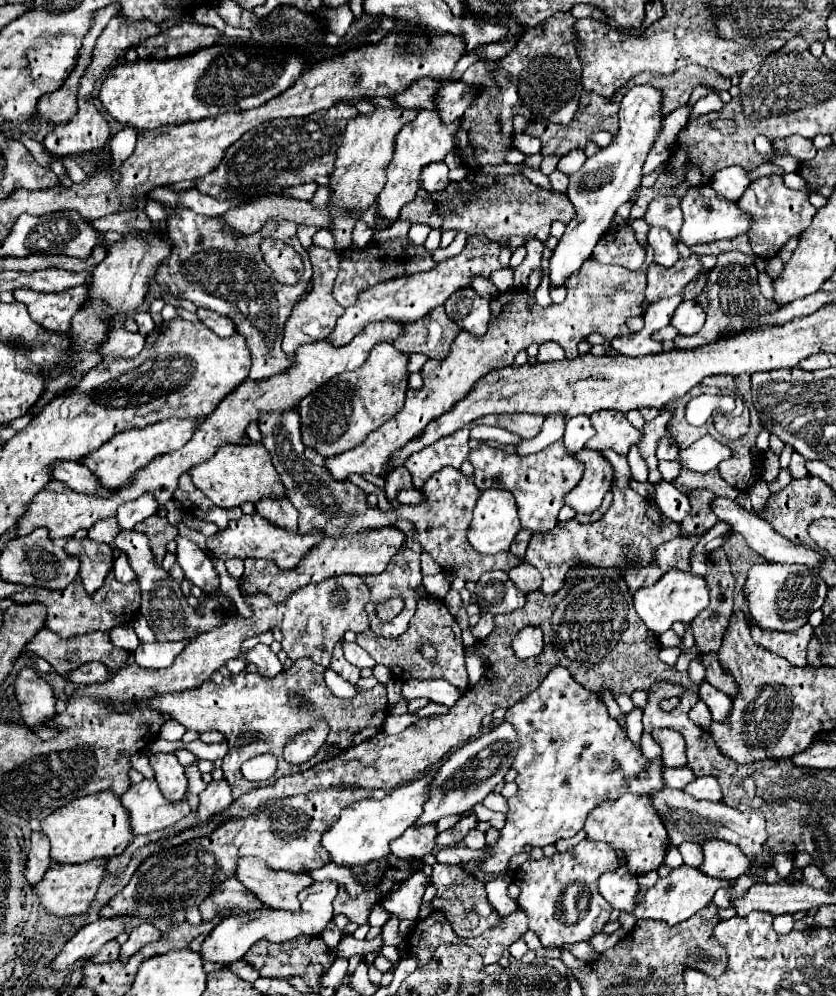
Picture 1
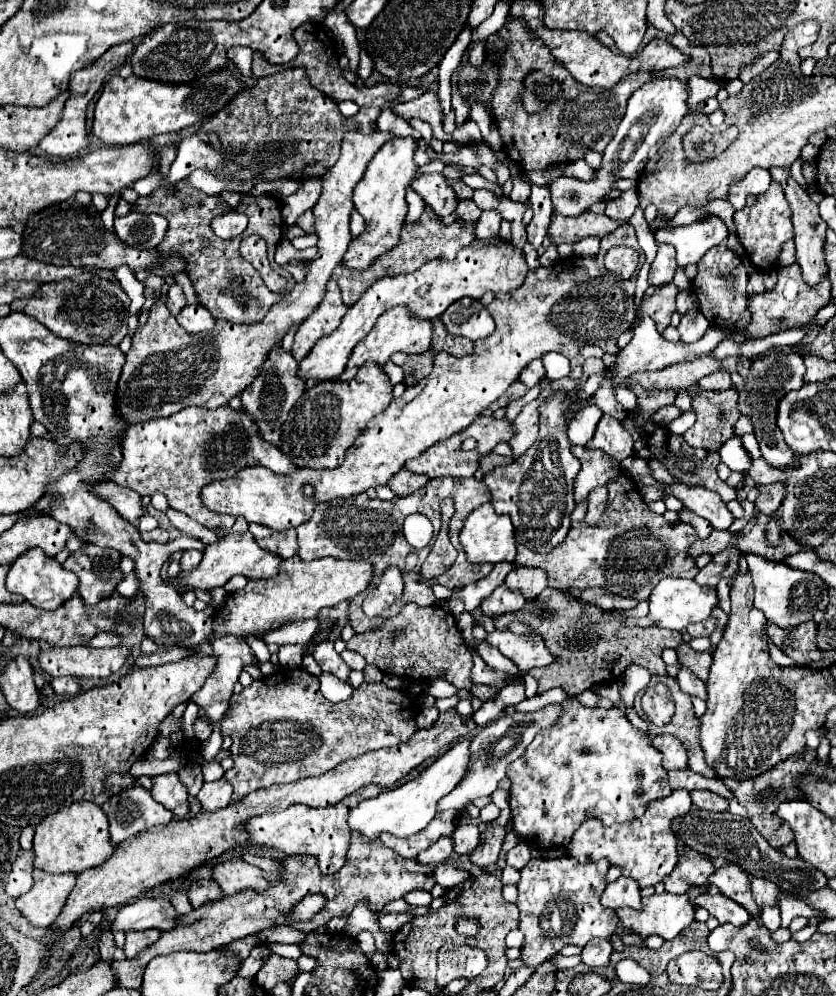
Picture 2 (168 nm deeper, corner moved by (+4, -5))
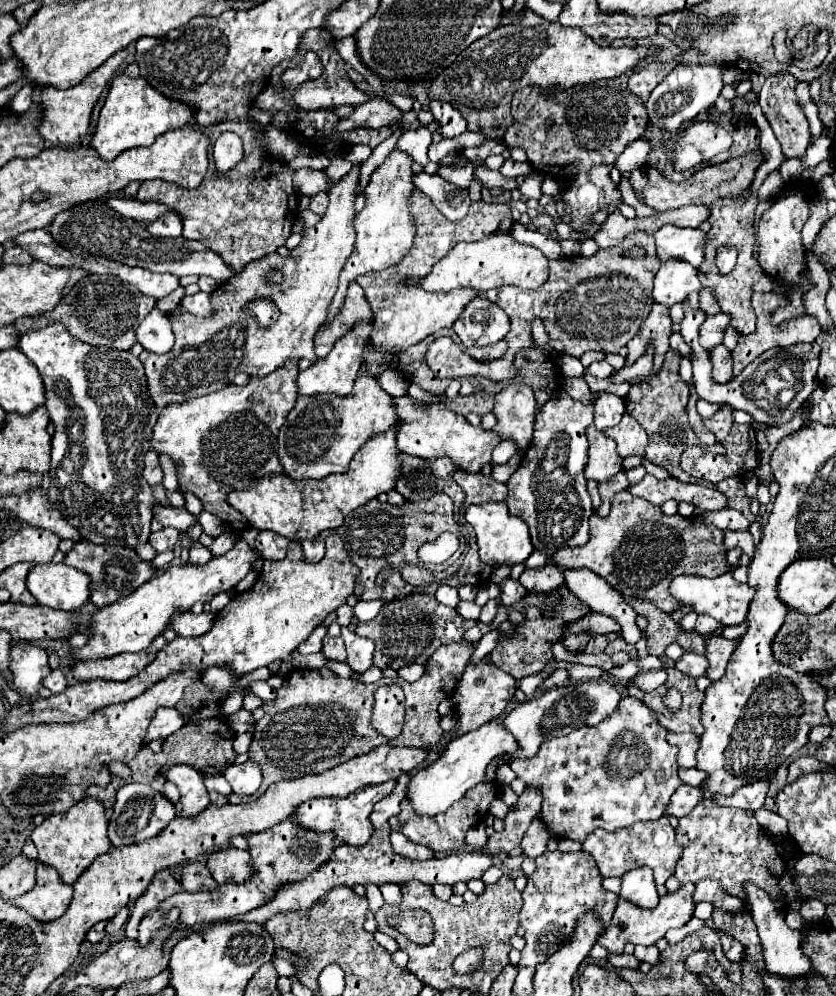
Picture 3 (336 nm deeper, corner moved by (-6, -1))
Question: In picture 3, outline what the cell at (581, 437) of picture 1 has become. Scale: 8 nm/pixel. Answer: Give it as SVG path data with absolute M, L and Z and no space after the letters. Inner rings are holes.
M599 394L595 402L595 426L597 430L605 430L609 426L617 426L625 412L623 398L615 394Z

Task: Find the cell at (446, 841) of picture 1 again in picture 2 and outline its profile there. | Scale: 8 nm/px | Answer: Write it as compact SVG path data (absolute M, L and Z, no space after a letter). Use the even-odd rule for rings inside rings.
M441 836L433 846L429 846L423 854L419 854L417 862L441 864L451 856L451 852L453 852L453 838L451 836Z

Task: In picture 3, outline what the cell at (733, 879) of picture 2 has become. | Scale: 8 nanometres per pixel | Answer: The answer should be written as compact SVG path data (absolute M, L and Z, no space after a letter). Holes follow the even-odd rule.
M745 886L745 894L749 898L751 916L757 924L759 938L761 938L761 944L763 944L763 956L765 956L767 972L775 974L775 976L781 976L781 978L789 978L789 980L807 976L813 970L813 966L811 966L811 960L801 952L801 932L791 930L785 924L783 914L777 912L777 908L773 906L773 900L763 890L757 890L757 886Z

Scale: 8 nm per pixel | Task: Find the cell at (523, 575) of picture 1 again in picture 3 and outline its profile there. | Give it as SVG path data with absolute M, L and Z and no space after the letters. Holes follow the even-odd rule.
M545 566L545 568L527 568L519 582L527 588L527 592L535 592L535 594L545 594L555 590L557 586L563 584L563 574L557 566Z

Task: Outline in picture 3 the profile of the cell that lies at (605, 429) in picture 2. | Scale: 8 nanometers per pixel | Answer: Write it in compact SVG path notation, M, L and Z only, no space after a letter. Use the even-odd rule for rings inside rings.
M625 414L617 426L607 428L603 434L617 442L617 452L621 458L627 458L627 456L641 456L643 458L645 456L647 434L633 416Z

